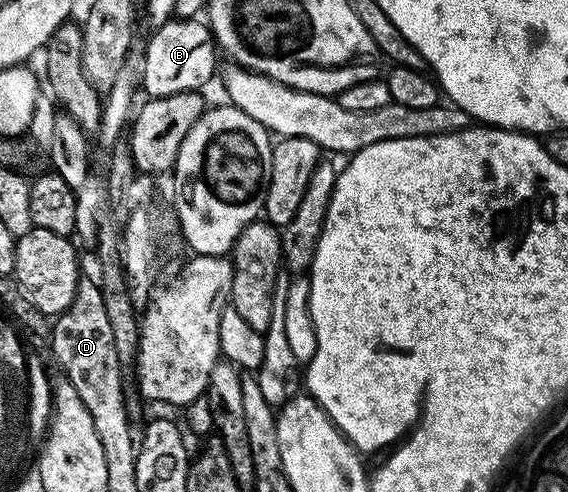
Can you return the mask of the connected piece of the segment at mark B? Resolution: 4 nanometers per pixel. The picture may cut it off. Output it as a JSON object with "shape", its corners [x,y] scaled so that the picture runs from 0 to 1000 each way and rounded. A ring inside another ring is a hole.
{"shape":[[[301,37],[290,45],[282,57],[273,59],[266,67],[268,75],[259,75],[257,87],[259,98],[255,102],[255,142],[250,161],[250,179],[261,185],[259,193],[262,197],[269,195],[298,195],[299,191],[313,191],[315,187],[343,187],[347,183],[357,181],[357,171],[364,167],[366,161],[371,159],[373,152],[382,152],[384,146],[384,130],[380,138],[380,114],[384,116],[384,100],[380,93],[379,81],[373,77],[373,59],[366,55],[364,47],[354,45],[350,39],[315,39],[315,37]]]}

